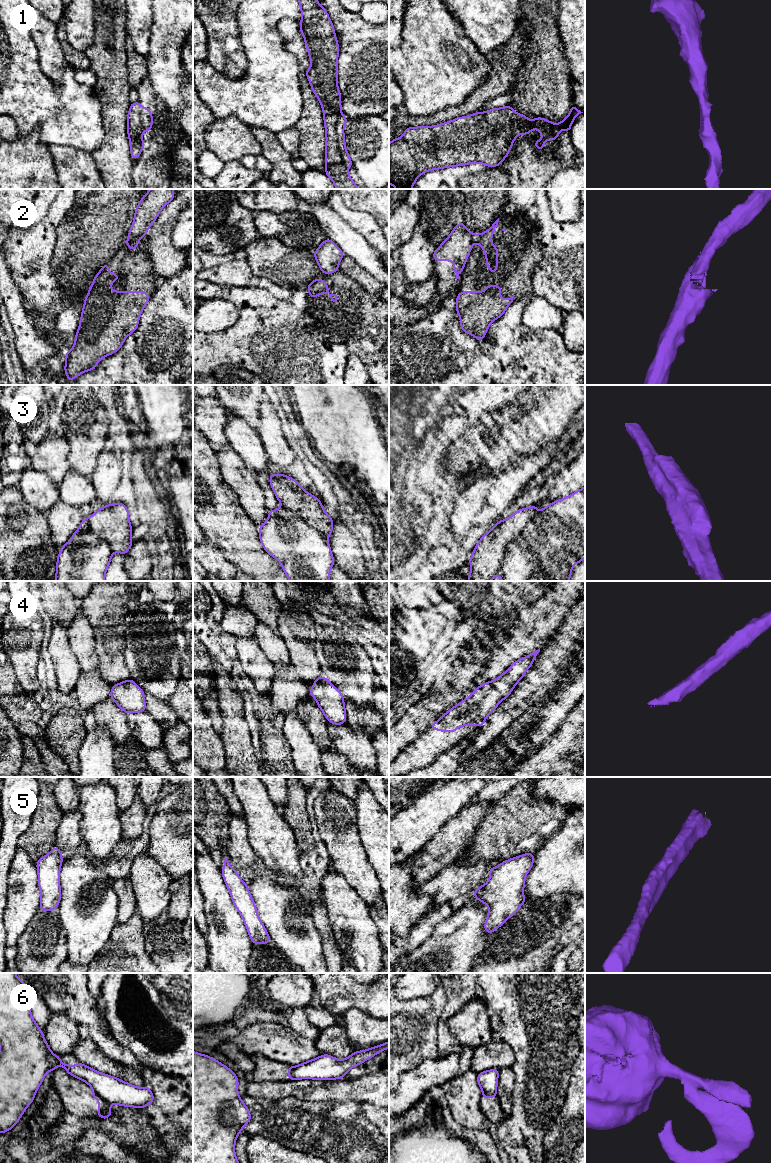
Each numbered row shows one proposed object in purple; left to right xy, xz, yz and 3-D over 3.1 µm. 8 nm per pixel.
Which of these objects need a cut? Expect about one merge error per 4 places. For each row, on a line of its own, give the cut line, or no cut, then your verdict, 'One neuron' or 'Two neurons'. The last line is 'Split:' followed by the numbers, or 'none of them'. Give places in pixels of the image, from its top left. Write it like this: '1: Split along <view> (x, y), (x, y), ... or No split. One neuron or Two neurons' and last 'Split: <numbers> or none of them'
1: No split. One neuron
2: Split along yz (474, 235), (472, 243). Two neurons
3: Split along yz (536, 513), (506, 546), (498, 573). Two neurons
4: No split. One neuron
5: No split. One neuron
6: Split along xy (93, 1090), (109, 1104). Two neurons
Split: 2, 3, 6

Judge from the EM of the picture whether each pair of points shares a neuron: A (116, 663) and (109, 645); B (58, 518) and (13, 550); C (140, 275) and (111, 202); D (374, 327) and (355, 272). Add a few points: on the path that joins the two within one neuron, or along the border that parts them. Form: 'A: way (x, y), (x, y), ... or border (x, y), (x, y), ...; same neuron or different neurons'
A: way (112, 659), (110, 657), (110, 649); same neuron
B: border (44, 514), (50, 530), (50, 539), (56, 546); different neurons
C: border (124, 243), (108, 261); different neurons
D: border (339, 270), (358, 282), (367, 291), (376, 294); different neurons

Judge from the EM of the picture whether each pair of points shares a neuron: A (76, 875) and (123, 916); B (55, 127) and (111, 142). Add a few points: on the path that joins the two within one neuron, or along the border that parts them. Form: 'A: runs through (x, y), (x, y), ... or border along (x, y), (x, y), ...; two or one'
A: border along (112, 888), (118, 899), (117, 922); two
B: border along (102, 117), (104, 140), (91, 153); two

